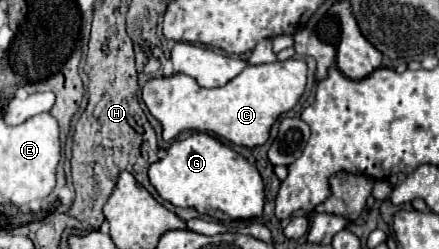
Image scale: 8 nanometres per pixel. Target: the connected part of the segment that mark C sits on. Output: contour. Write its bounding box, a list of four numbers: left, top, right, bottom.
[142,59,306,147]

